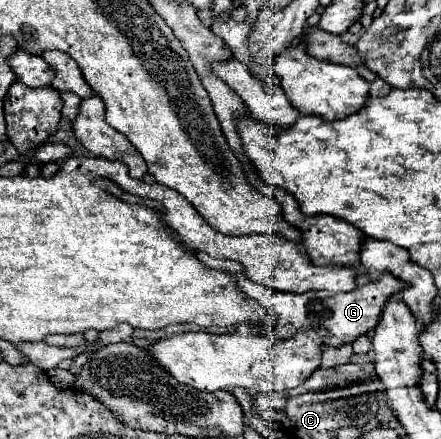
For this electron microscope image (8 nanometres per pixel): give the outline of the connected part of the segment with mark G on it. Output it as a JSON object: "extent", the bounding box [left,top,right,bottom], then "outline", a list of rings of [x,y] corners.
{"extent":[196,252,406,346],"outline":[[[196,252],[196,256],[200,258],[200,262],[204,262],[210,268],[218,268],[224,272],[232,272],[238,274],[238,286],[240,290],[254,298],[256,302],[268,306],[272,312],[276,312],[278,316],[278,324],[272,328],[272,336],[276,338],[288,338],[294,336],[294,332],[302,330],[302,328],[310,328],[310,330],[318,330],[318,328],[326,328],[328,332],[332,332],[324,342],[326,346],[340,346],[340,344],[350,344],[354,342],[358,336],[372,332],[378,326],[378,320],[382,316],[382,304],[386,304],[386,300],[390,300],[390,296],[398,294],[402,288],[406,288],[406,284],[402,284],[402,280],[396,280],[394,276],[386,274],[382,280],[378,282],[370,282],[364,286],[358,286],[352,292],[340,292],[340,294],[328,294],[328,292],[306,292],[306,294],[286,294],[286,292],[274,292],[270,288],[264,288],[260,284],[254,284],[250,280],[246,280],[246,276],[242,274],[244,268],[238,262],[230,262],[230,260],[218,260],[212,258],[208,254]]]}

